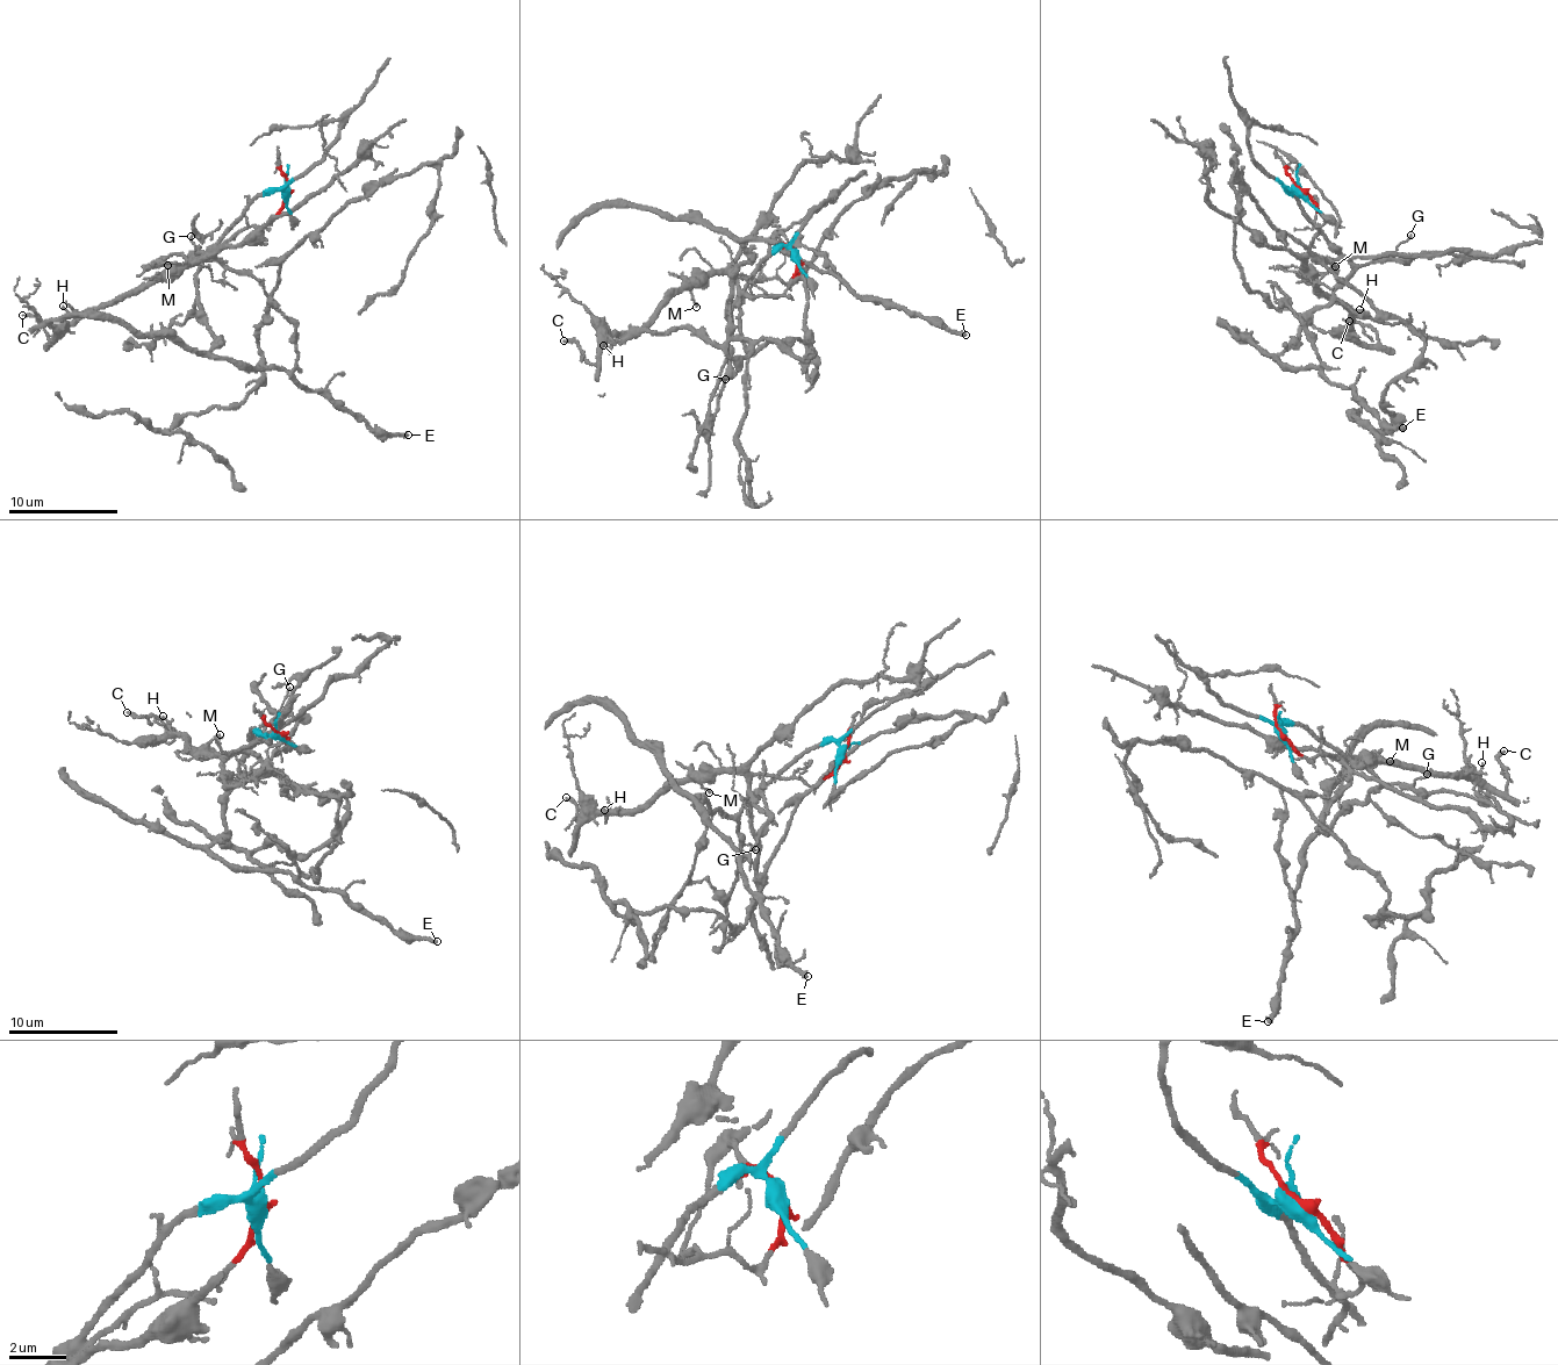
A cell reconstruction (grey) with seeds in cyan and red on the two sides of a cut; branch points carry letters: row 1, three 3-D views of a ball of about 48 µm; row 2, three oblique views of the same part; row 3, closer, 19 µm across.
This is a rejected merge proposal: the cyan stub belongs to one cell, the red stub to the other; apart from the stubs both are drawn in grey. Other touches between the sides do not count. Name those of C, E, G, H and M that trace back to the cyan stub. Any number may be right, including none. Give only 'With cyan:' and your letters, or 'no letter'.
With cyan: E, G

